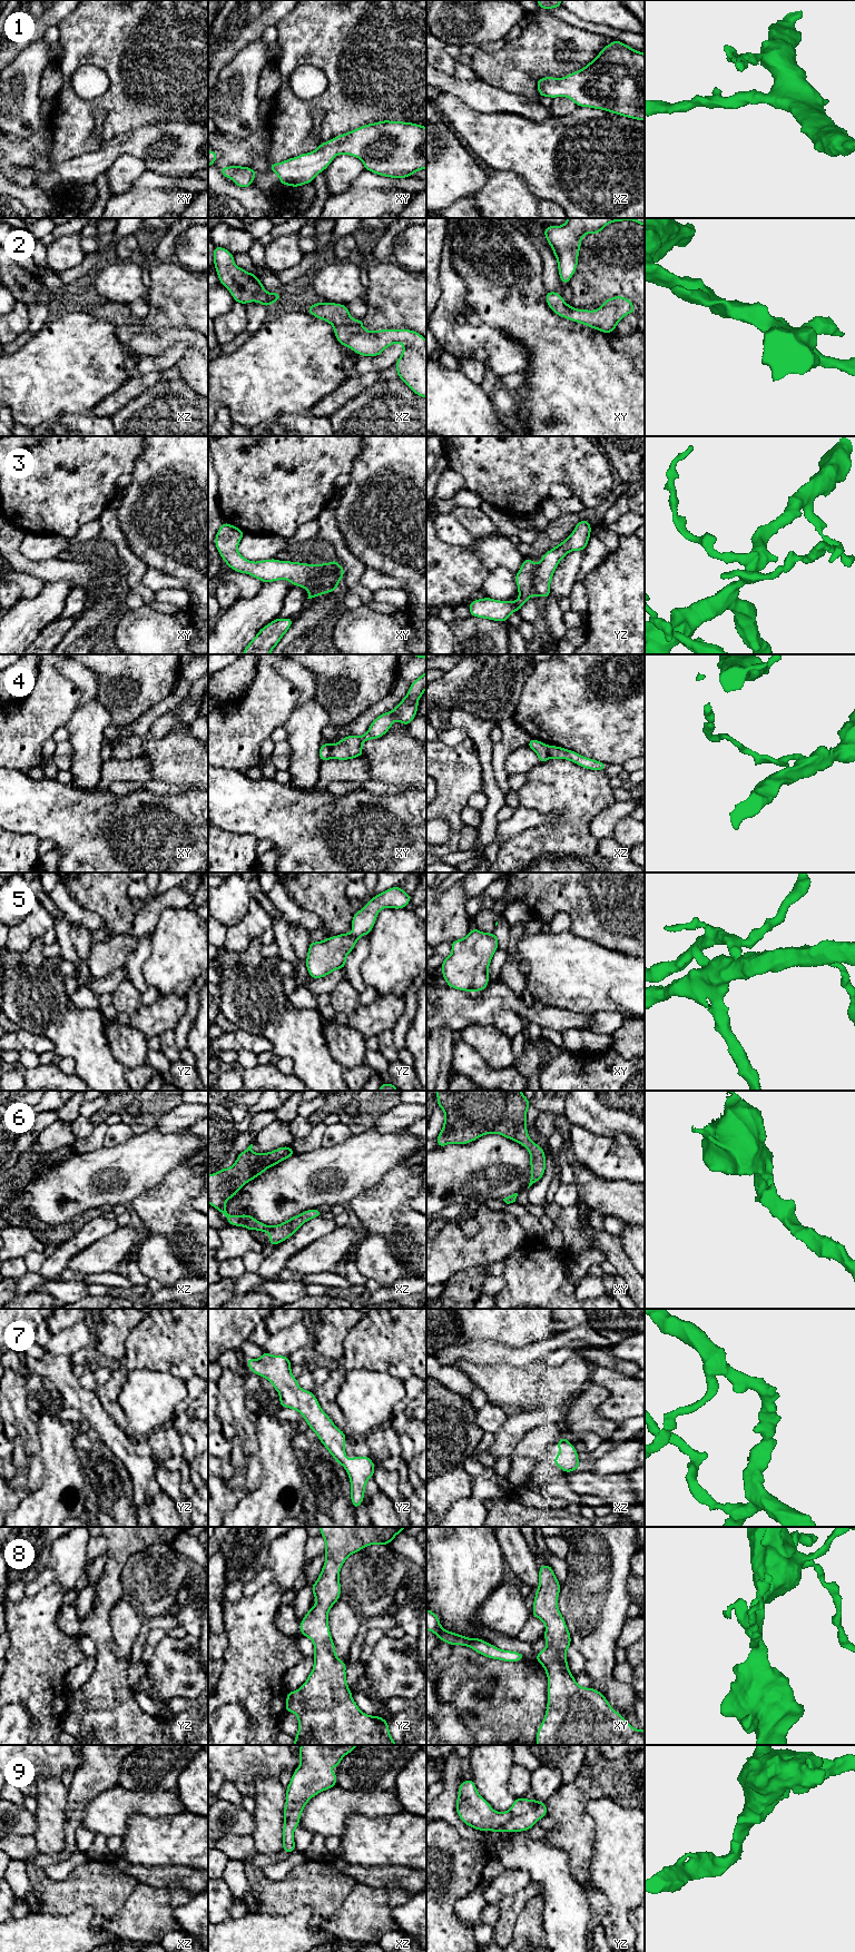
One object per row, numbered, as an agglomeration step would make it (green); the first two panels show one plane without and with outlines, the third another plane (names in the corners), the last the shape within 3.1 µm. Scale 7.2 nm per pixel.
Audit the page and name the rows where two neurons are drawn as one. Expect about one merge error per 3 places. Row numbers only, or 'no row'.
3, 4, 5

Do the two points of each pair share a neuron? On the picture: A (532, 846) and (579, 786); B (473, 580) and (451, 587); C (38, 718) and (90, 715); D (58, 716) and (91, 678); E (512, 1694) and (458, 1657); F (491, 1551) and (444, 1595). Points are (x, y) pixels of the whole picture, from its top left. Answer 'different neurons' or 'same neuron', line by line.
A: same neuron
B: same neuron
C: different neurons
D: different neurons
E: same neuron
F: same neuron

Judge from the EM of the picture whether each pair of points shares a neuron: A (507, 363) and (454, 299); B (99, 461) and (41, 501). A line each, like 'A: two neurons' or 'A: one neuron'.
A: one neuron
B: one neuron

